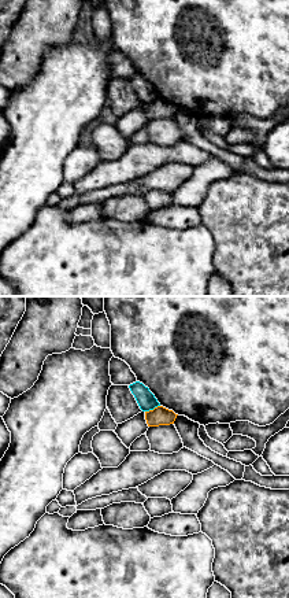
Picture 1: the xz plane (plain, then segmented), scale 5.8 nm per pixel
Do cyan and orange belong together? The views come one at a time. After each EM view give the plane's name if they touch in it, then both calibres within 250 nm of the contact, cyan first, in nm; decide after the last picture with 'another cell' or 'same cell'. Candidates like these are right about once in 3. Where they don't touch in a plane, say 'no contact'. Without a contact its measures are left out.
contact in xz; calibres 110 and 110 nm

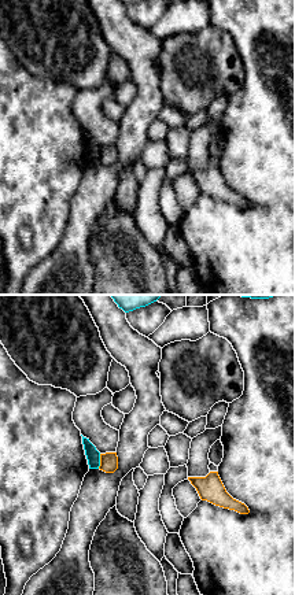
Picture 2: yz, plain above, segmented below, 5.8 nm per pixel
contact in yz; calibres 80 and 110 nm

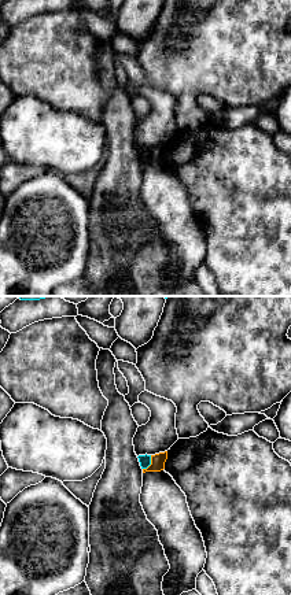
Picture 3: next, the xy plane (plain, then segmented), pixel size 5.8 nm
contact in xy; calibres 70 and 80 nm

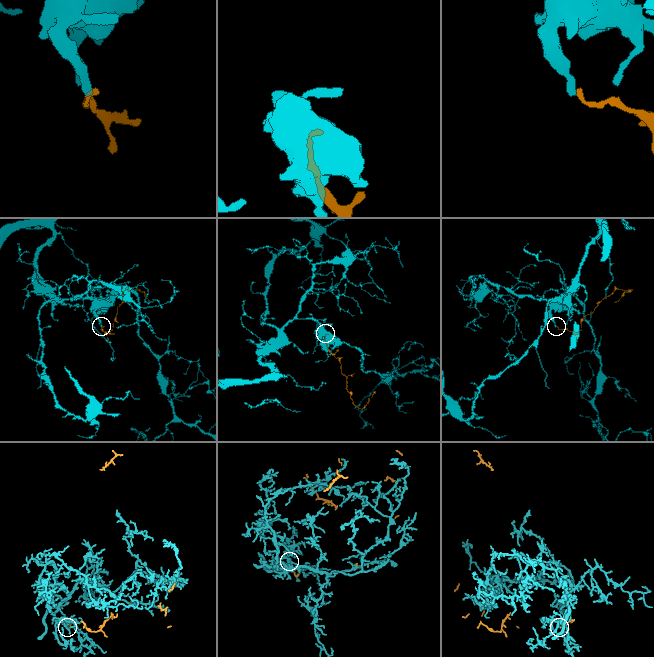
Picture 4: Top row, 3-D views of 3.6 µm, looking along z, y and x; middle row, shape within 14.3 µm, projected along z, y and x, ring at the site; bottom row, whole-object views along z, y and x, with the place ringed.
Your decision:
another cell

